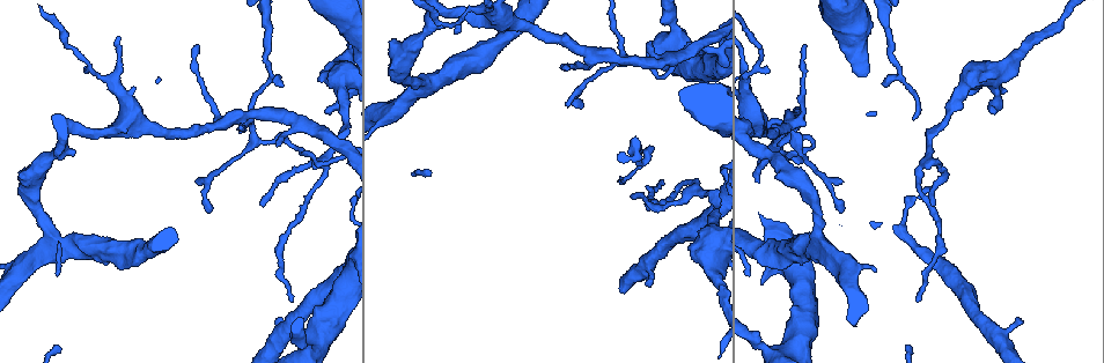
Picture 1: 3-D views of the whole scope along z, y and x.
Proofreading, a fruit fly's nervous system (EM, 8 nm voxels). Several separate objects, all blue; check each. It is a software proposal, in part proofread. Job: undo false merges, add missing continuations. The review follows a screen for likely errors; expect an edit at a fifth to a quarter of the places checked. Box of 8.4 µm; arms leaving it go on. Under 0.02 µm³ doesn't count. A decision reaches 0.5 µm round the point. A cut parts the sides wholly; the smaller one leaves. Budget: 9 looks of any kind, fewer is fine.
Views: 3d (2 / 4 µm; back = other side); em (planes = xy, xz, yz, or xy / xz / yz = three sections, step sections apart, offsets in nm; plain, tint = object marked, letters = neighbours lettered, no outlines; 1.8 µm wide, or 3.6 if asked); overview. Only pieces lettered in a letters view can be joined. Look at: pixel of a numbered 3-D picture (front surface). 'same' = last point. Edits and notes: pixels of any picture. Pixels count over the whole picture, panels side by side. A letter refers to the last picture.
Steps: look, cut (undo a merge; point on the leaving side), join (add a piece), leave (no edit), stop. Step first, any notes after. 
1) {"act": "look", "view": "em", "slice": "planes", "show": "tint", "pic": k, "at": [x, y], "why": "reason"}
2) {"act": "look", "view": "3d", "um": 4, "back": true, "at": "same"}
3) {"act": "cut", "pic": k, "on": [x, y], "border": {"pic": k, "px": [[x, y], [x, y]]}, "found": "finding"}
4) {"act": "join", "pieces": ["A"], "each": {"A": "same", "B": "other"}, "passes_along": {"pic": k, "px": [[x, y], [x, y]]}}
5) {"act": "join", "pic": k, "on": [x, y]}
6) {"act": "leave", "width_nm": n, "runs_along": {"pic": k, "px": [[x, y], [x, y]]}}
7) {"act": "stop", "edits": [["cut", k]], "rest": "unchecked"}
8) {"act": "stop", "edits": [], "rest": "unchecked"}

{"act": "look", "view": "3d", "um": 2, "back": true, "pic": 1, "at": [330, 150], "why": "a fork"}

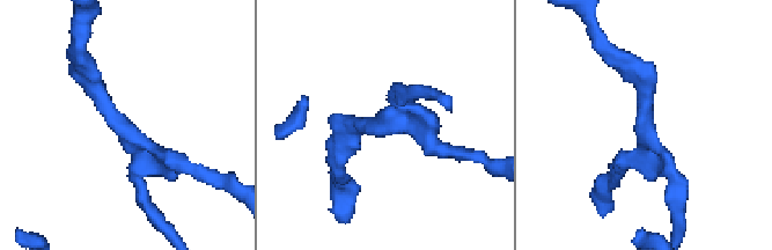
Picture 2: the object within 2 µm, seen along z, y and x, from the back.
{"act": "look", "view": "em", "slice": "planes", "show": "letters", "pic": 2, "at": [379, 125], "why": "need the tissue"}

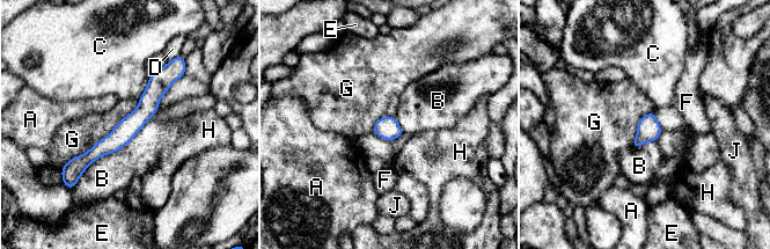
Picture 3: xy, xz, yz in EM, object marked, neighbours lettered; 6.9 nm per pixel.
{"act": "leave", "longest_contact_nm": ["G", 750], "each": {"A": "other", "B": "other", "C": "other", "D": "other", "E": "other", "F": "other", "G": "other", "H": "other", "J": "other"}, "border": {"pic": 3, "px": [[152, 116], [74, 185]]}, "found": "one cell here"}

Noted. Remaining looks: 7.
{"act": "look", "view": "3d", "um": 4, "back": true, "pic": 1, "at": [992, 111]}

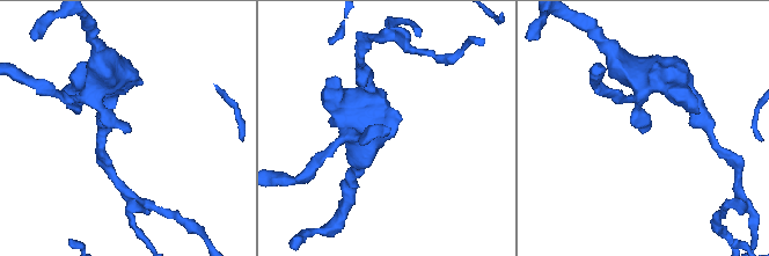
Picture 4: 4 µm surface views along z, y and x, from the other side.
{"act": "look", "view": "em", "slice": "xz", "step": 4, "show": "letters", "pic": 4, "at": [640, 131]}

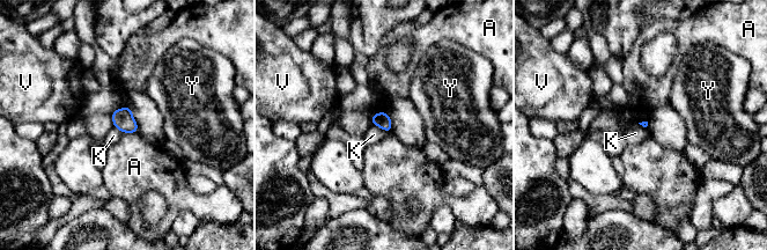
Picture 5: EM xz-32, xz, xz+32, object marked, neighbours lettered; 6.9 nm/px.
{"act": "leave", "each": {"A": "other", "K": "other", "V": "other", "Y": "other"}, "found": "none of them fits"}

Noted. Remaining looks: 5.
{"act": "look", "view": "em", "slice": "planes", "show": "letters", "pic": 1, "at": [198, 182], "why": "branch stops here"}

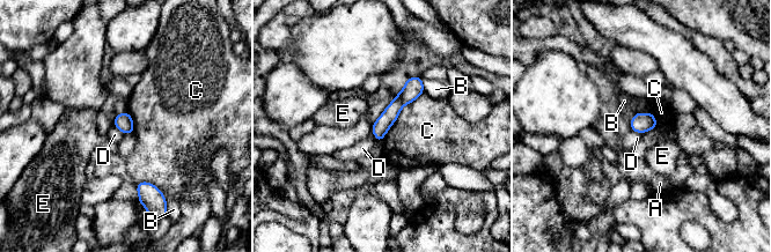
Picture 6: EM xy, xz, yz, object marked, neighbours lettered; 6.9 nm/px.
{"act": "leave", "each": {"A": "other", "B": "other", "C": "other", "D": "other", "E": "other"}, "runs_along": {"pic": 6, "px": [[419, 80], [379, 128], [379, 136]]}, "found": "no lettered piece goes on from it"}

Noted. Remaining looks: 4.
{"act": "look", "view": "3d", "um": 4, "pic": 1, "at": [276, 323], "why": "free end"}

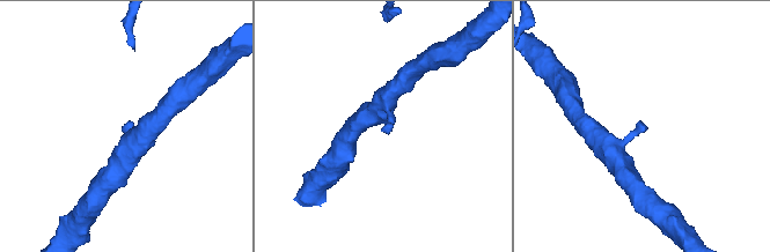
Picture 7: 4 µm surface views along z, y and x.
{"act": "look", "view": "em", "slice": "yz", "step": 4, "show": "tint", "pic": 7, "at": [382, 129]}

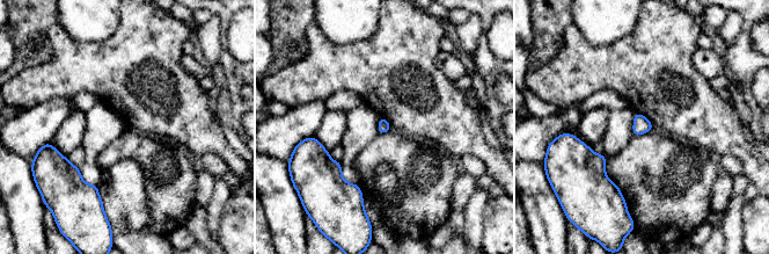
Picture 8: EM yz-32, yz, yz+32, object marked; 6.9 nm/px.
{"act": "look", "view": "em", "slice": "planes", "show": "letters", "at": "same"}

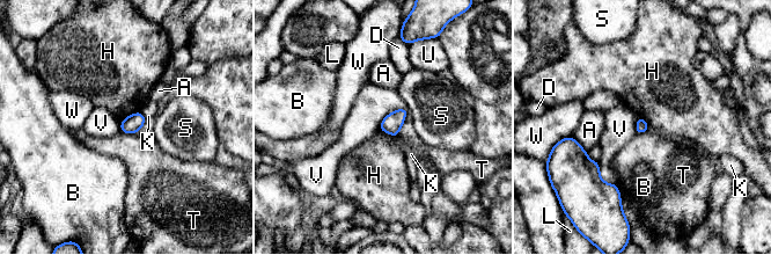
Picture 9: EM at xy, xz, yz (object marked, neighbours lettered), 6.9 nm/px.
{"act": "leave", "each": {"A": "other", "B": "other", "D": "other", "H": "other", "K": "other", "L": "other", "S": "other", "T": "other", "U": "other", "V": "other", "W": "other"}, "found": "none of them fits"}

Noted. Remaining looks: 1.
{"act": "stop", "edits": [], "rest": "unchecked"}

